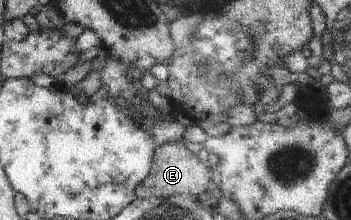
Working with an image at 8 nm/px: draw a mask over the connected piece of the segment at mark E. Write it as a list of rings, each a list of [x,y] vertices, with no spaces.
[[[184,139],[157,146],[154,149],[154,157],[152,157],[152,169],[136,188],[136,198],[170,198],[171,196],[183,198],[190,193],[198,196],[211,189],[207,170],[207,165],[198,159],[197,149],[189,145]]]

